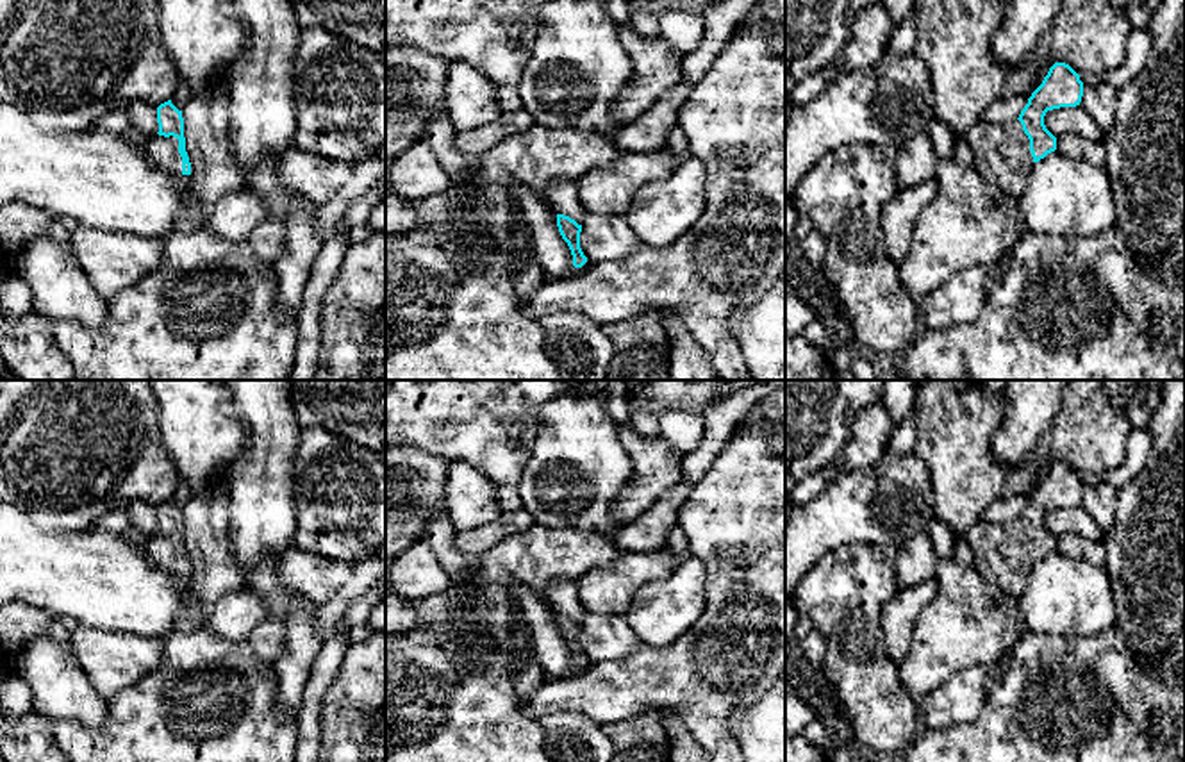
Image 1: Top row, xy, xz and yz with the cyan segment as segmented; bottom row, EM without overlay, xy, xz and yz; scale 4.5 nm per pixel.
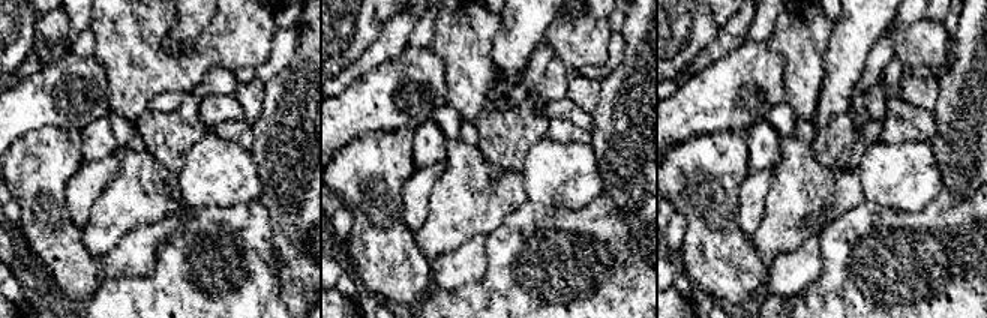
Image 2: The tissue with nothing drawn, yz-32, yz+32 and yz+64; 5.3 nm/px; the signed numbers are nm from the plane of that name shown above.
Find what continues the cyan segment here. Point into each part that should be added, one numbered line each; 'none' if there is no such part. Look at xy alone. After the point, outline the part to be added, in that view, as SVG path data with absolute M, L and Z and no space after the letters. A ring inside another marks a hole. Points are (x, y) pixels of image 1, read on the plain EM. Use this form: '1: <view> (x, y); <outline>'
1: xy (163, 552); M153 534L145 541L143 550L148 560L155 567L177 578L182 575L182 557L178 553L177 537L173 535L164 537L164 535Z

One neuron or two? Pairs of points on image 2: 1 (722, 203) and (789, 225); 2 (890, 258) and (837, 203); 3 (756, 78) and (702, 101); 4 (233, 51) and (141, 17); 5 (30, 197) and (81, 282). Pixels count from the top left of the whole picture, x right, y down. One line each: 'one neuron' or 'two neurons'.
1: two neurons
2: two neurons
3: one neuron
4: one neuron
5: one neuron

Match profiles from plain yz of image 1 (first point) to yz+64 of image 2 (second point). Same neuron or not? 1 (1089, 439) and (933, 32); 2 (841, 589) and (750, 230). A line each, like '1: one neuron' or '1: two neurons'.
1: one neuron
2: two neurons

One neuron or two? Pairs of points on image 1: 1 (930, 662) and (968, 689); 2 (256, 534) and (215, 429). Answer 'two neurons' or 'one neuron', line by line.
1: two neurons
2: two neurons

